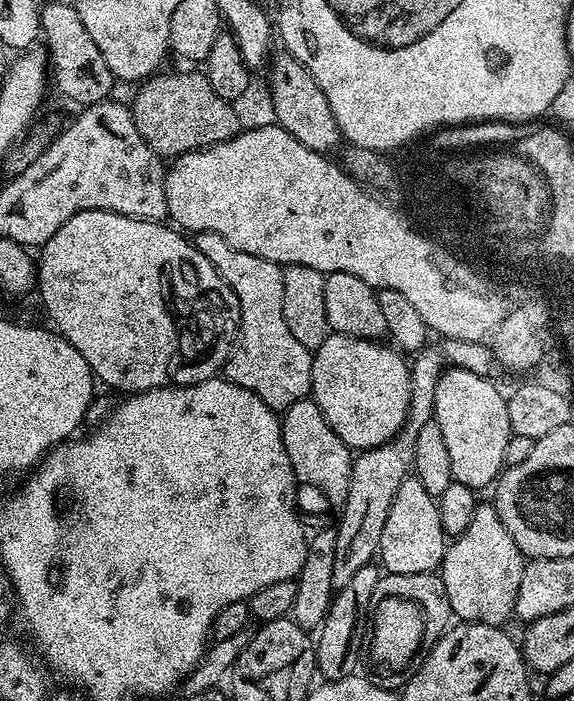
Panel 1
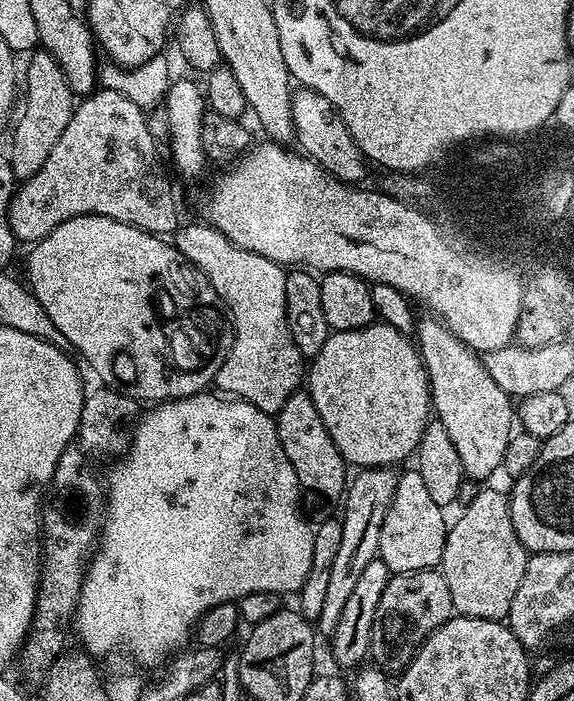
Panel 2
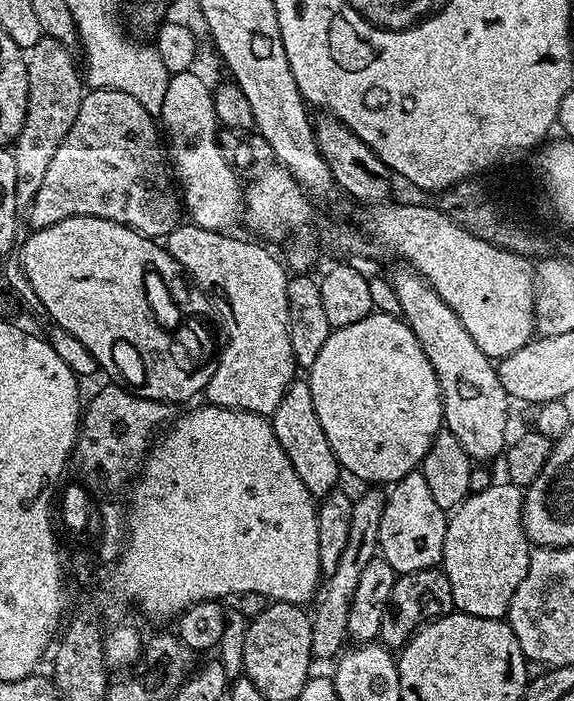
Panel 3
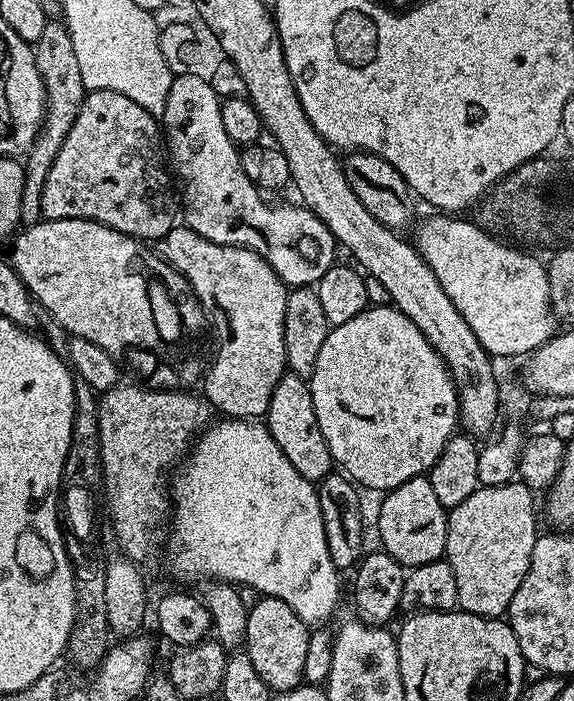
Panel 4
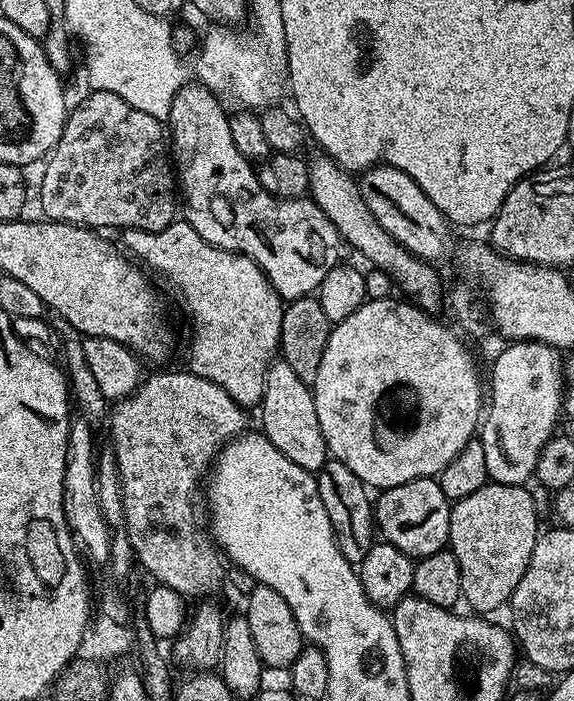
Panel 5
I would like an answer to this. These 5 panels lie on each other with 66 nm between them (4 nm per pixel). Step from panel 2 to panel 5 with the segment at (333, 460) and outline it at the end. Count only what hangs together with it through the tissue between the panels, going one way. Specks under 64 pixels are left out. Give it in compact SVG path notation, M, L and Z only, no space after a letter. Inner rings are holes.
M283 358L273 360L266 374L266 390L258 405L262 434L294 466L302 466L302 470L313 474L319 473L324 463L329 460L328 447L322 438L322 426L318 426L318 410L314 410L312 389L298 374L294 374L291 366L286 366Z

